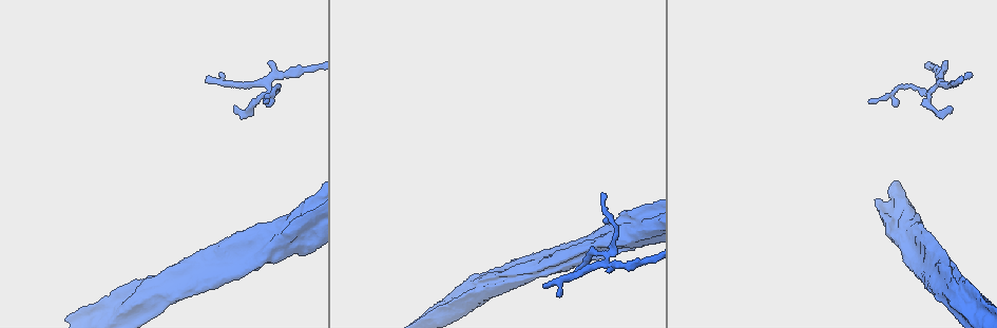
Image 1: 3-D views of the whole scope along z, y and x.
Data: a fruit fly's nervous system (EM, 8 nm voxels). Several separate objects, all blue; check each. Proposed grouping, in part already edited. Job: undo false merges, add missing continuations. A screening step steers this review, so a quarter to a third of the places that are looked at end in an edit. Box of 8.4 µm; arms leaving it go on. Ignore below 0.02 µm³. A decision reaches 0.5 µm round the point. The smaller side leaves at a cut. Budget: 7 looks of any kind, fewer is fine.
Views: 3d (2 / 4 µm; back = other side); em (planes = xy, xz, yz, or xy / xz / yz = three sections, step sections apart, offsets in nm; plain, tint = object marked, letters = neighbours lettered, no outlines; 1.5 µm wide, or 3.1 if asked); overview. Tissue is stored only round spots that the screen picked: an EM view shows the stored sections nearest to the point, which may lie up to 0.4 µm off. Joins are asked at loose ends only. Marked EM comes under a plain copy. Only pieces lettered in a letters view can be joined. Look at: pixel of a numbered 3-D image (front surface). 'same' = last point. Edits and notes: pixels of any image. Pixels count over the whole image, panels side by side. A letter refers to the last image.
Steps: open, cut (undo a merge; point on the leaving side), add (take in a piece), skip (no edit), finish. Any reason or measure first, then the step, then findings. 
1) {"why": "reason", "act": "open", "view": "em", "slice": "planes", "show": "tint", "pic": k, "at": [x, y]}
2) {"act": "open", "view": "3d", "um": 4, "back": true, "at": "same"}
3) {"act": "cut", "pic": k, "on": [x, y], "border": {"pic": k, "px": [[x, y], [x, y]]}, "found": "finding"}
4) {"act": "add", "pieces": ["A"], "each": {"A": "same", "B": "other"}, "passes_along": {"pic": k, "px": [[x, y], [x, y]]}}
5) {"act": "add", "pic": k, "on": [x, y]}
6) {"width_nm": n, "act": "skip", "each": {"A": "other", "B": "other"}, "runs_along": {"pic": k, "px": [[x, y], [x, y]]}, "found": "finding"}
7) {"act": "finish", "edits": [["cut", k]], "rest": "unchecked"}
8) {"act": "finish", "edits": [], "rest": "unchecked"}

{"why": "an open end", "act": "open", "view": "em", "slice": "planes", "show": "letters", "pic": 1, "at": [961, 80]}

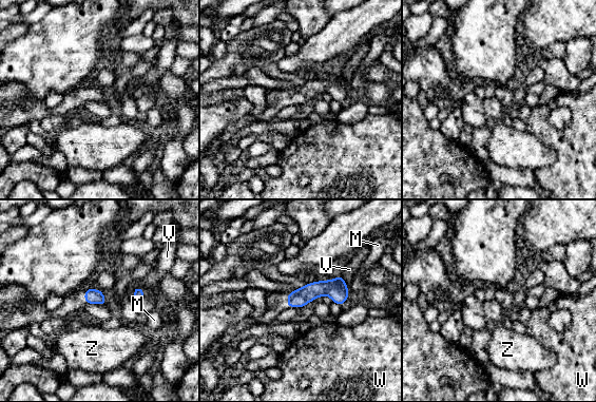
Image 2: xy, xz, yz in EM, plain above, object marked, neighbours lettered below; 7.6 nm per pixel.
{"act": "skip", "each": {"M": "other", "V": "other", "W": "other", "Z": "other"}, "border": {"pic": 2, "px": [[342, 274], [348, 290]]}, "found": "none of them fits"}

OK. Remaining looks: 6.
{"why": "thin end", "act": "open", "view": "em", "slice": "xz", "step": 8, "show": "tint", "pic": 1, "at": [868, 102]}

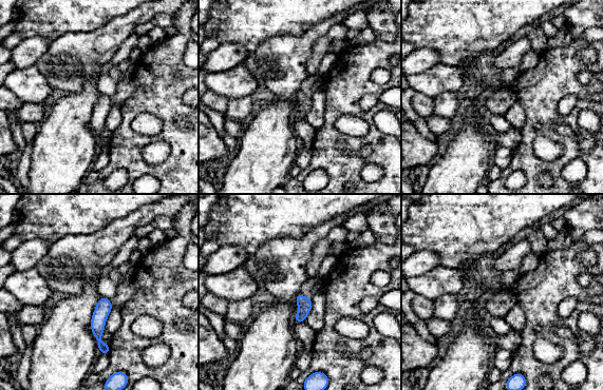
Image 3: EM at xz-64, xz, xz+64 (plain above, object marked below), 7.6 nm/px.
{"act": "open", "view": "em", "slice": "planes", "show": "letters", "at": "same"}

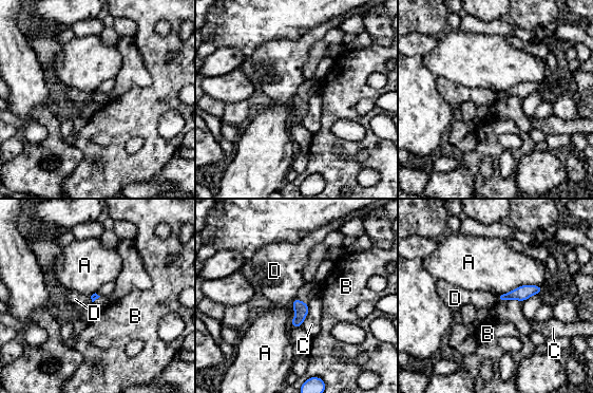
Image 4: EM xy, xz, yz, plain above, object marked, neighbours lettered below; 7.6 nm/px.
{"act": "skip", "each": {"A": "other", "B": "other", "C": "other", "D": "other"}, "runs_along": {"pic": 4, "px": [[539, 288], [500, 298]]}, "found": "no lettered piece goes on from it"}

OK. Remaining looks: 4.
{"act": "finish", "edits": [], "rest": "unchecked"}

